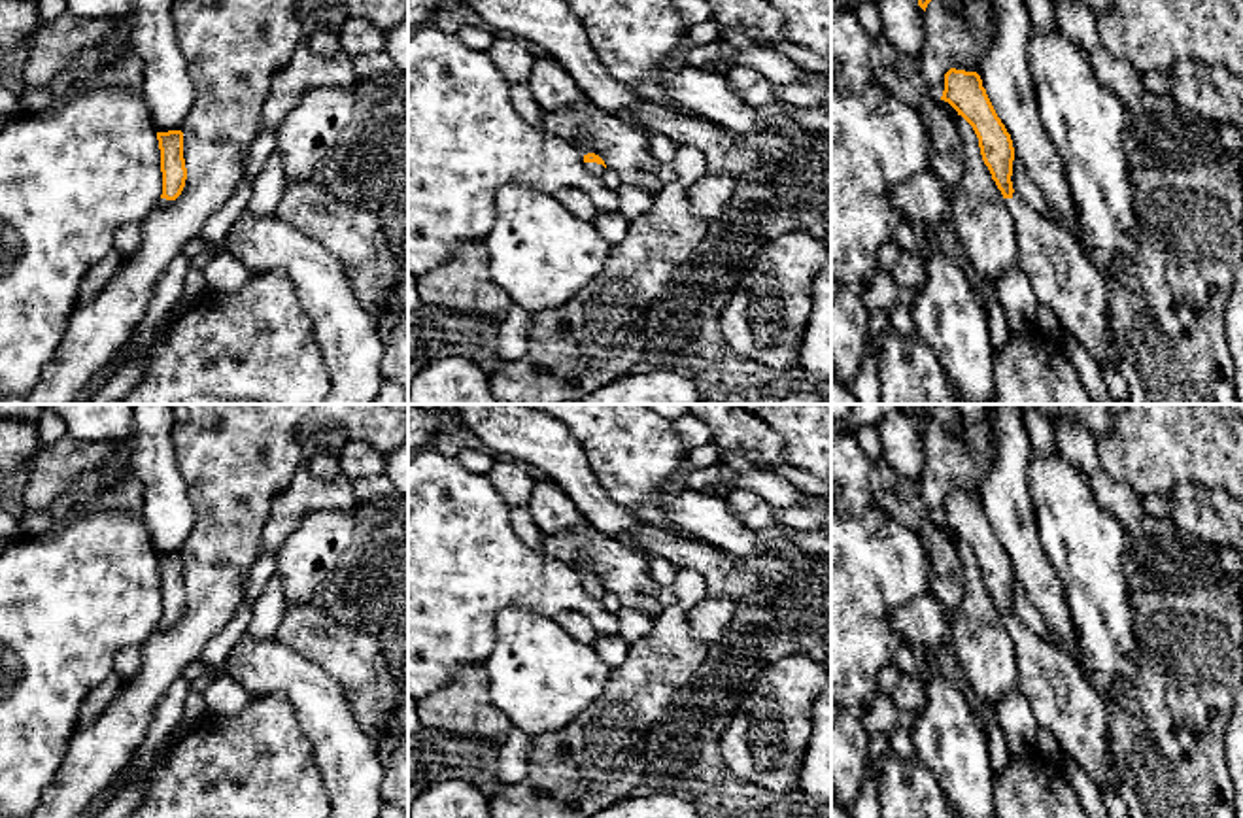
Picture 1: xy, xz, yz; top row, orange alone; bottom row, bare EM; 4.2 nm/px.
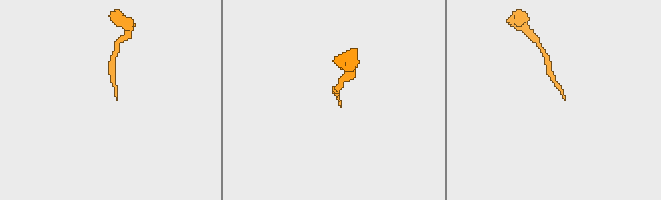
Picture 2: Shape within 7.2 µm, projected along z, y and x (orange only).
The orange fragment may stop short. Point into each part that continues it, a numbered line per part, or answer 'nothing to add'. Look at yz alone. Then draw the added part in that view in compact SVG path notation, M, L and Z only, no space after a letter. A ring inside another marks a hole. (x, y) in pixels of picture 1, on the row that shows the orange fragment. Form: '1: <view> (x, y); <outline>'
1: yz (1053, 259); M1018 193L1005 204L1014 219L1016 266L1028 276L1037 300L1056 314L1062 332L1082 344L1099 366L1120 366L1105 278L1088 261L1075 230L1031 210Z

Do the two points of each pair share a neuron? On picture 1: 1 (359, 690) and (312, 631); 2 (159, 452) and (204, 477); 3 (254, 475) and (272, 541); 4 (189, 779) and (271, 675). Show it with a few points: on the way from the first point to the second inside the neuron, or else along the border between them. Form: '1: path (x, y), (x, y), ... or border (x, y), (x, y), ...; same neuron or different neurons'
1: path (356, 675), (327, 647); same neuron
2: border (172, 424), (174, 461), (186, 494), (193, 503); different neurons
3: border (291, 480), (272, 503), (257, 552); different neurons
4: border (254, 696), (282, 694), (289, 699), (295, 715); different neurons

